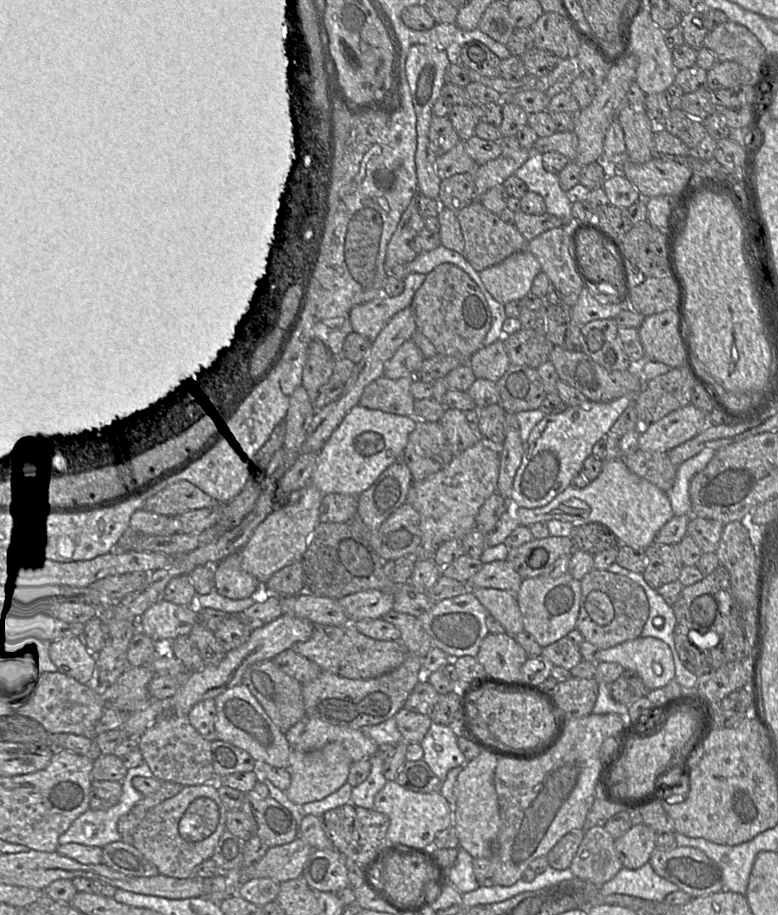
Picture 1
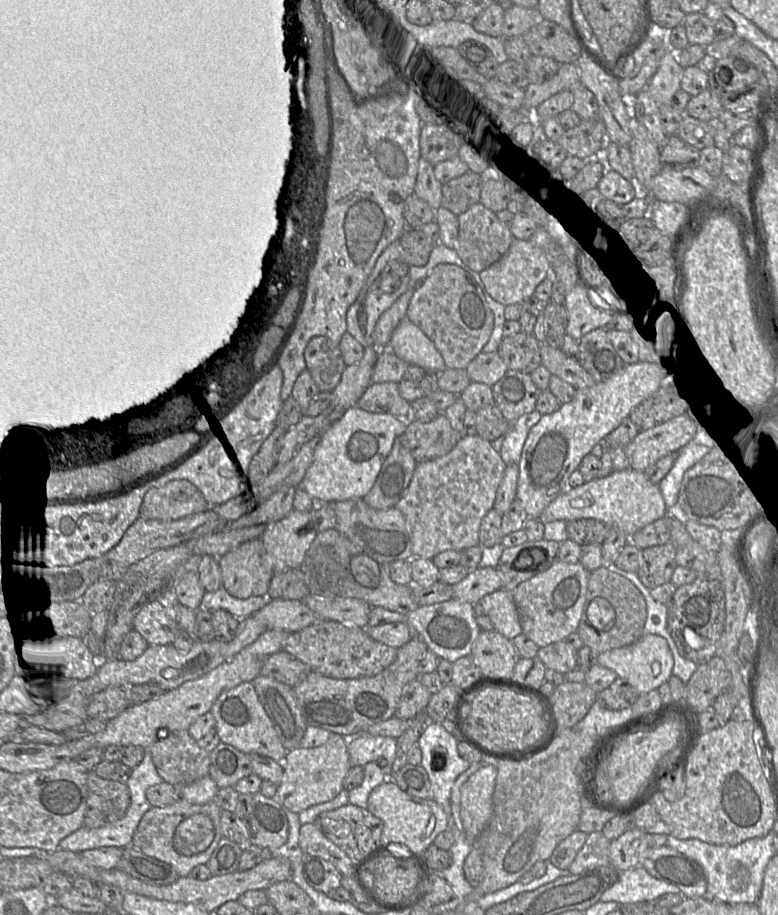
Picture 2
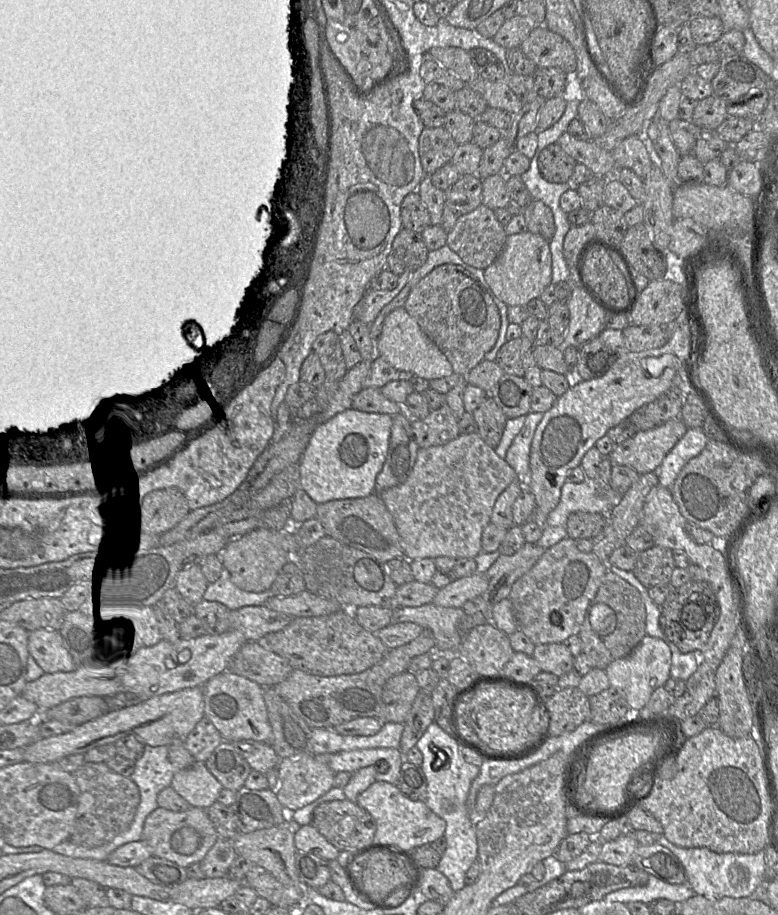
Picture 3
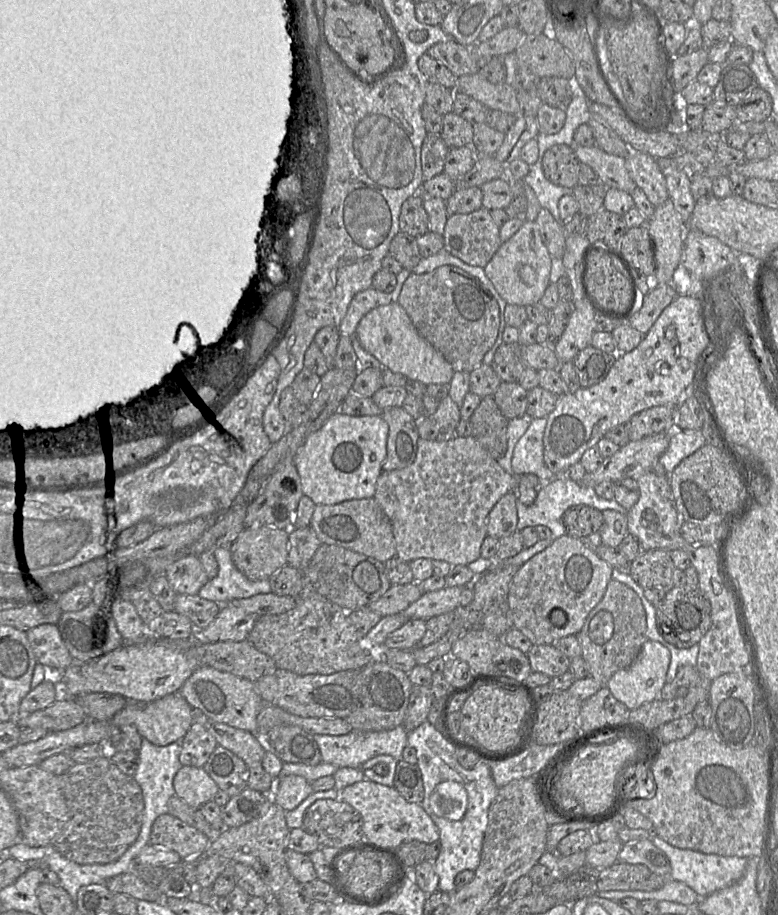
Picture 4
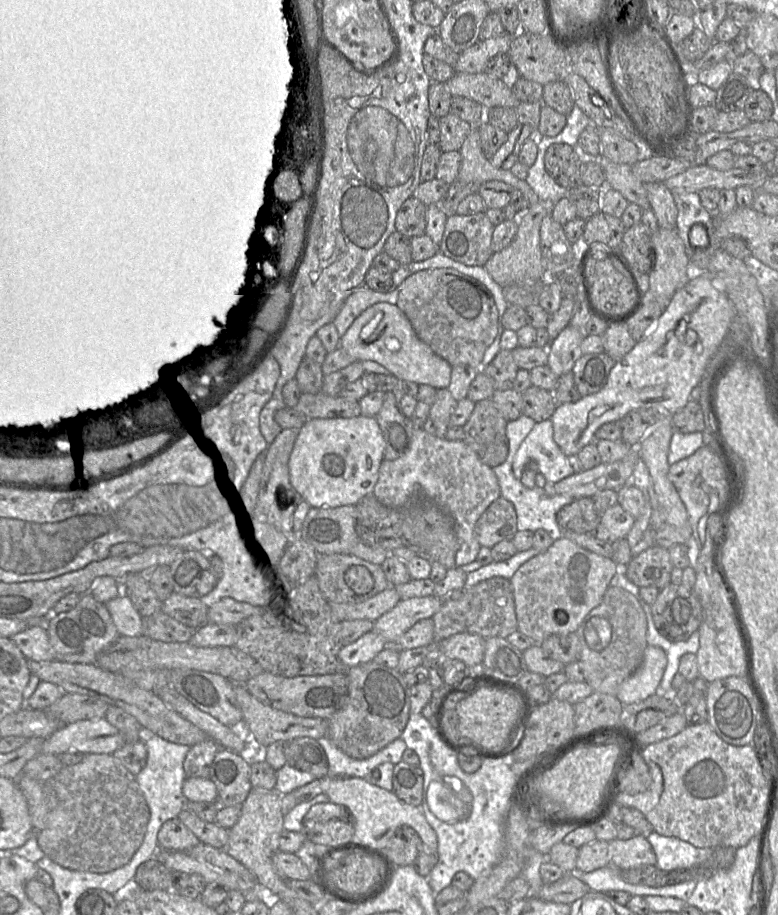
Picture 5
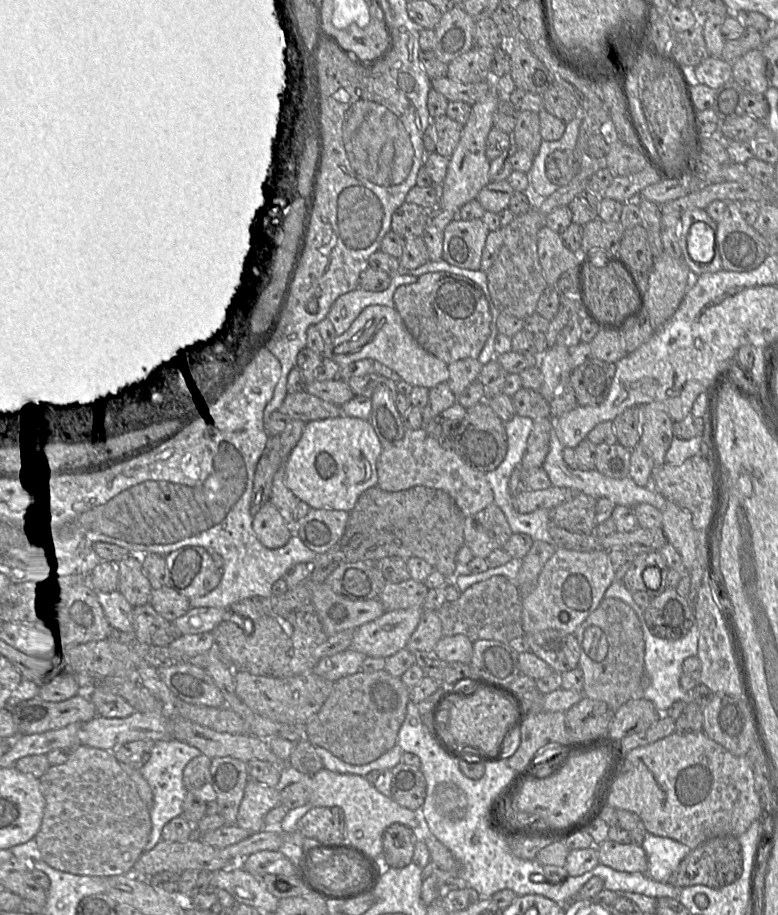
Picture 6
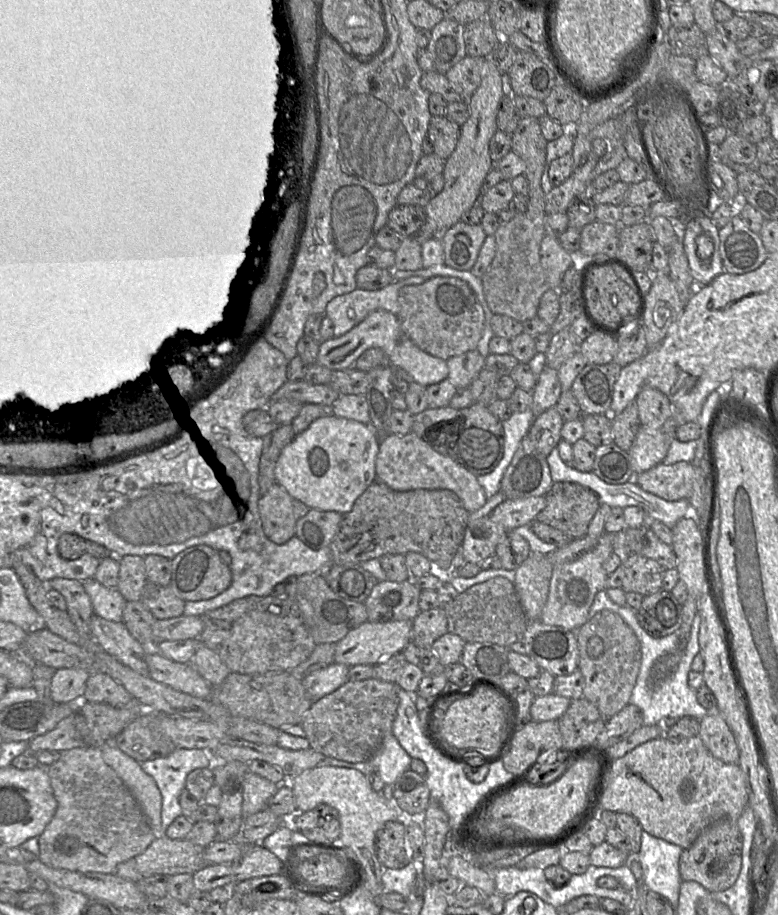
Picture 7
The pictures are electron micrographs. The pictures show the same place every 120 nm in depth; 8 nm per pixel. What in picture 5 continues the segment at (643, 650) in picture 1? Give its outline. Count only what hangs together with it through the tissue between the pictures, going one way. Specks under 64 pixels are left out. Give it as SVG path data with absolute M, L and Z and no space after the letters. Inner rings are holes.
M647 646L637 670L619 687L616 698L622 705L640 702L654 695L667 666L665 651L657 646Z

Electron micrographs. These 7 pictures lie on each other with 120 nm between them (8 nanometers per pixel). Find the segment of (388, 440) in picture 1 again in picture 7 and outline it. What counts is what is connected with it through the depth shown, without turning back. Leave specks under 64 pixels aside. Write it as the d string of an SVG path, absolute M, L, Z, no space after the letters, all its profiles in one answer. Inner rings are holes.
M331 412L316 419L286 445L275 465L275 481L311 509L348 513L376 475L380 438L370 427Z

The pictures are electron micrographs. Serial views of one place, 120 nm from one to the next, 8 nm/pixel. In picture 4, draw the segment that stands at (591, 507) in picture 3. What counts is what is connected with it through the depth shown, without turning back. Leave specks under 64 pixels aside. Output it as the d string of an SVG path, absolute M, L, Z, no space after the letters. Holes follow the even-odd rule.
M558 475L538 488L537 497L533 504L525 506L518 499L516 500L517 530L521 531L525 527L543 525L550 529L553 538L564 536L566 535L566 529L562 523L562 515L569 507L575 505L588 505L600 511L608 509L624 512L624 509L617 503L615 498L610 500L603 499L595 493L594 487L582 485L580 482L573 481L565 475Z

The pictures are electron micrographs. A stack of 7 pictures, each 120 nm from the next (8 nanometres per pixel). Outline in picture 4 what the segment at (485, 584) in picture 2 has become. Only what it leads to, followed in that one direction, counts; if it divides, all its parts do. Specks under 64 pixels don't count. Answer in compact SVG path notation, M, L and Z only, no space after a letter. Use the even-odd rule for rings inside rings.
M444 587L437 591L423 593L422 596L403 612L407 620L428 620L434 616L450 612L460 606L463 587Z

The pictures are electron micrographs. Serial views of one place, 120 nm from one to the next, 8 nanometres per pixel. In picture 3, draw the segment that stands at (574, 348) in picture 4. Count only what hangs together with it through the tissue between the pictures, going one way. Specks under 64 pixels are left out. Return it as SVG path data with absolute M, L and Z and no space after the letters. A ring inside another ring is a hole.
M577 284L566 302L569 322L563 347L578 348L605 329L605 313Z

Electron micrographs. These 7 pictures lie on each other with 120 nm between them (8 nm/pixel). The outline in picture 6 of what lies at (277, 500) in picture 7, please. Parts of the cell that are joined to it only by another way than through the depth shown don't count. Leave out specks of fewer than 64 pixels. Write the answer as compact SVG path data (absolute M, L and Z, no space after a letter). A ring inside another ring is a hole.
M270 501L253 516L252 527L258 540L269 549L283 547L293 535L292 526Z

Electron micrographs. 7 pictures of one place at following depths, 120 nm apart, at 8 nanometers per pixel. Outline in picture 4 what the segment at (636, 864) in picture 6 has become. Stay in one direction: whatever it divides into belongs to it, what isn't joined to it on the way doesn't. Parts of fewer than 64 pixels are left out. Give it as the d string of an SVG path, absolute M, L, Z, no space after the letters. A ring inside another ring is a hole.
M651 839L623 843L617 862L642 864L657 875L670 877L669 859L662 850L653 844Z

